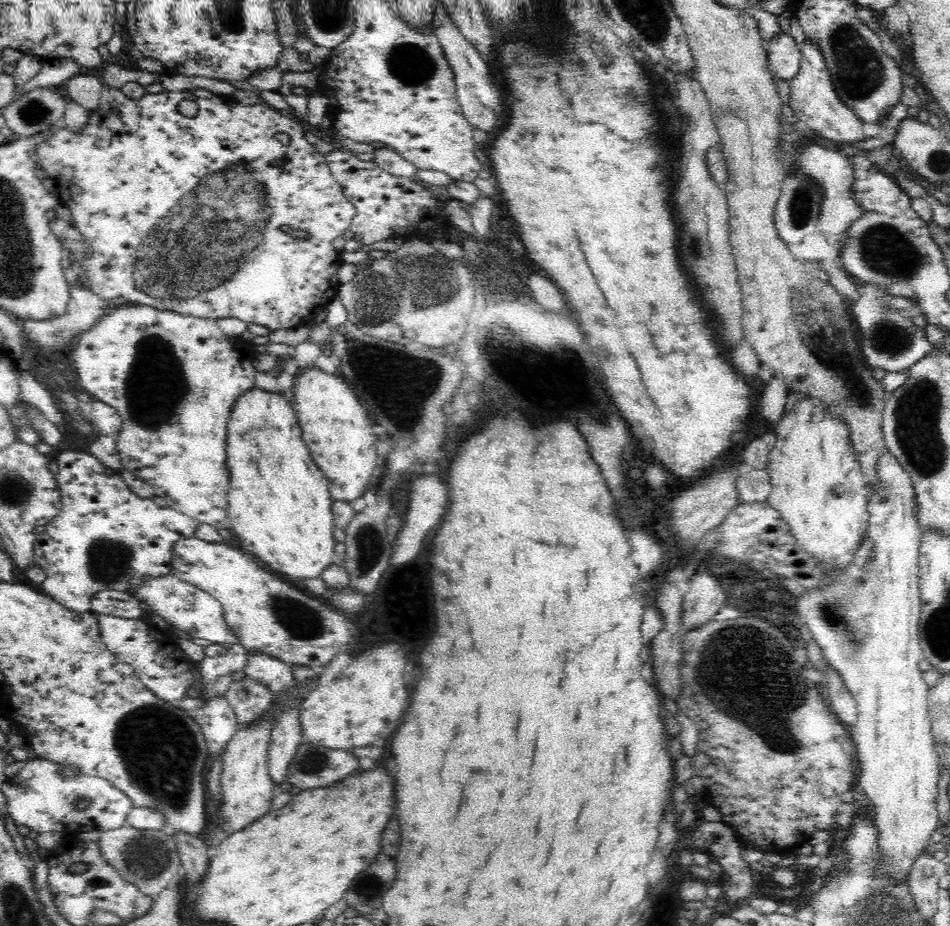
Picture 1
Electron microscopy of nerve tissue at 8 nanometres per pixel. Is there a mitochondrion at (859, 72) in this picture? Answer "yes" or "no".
yes

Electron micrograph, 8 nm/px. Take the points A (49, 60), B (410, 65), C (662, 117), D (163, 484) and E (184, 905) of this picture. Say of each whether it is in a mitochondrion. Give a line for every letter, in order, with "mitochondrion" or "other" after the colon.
A: other
B: mitochondrion
C: other
D: other
E: other

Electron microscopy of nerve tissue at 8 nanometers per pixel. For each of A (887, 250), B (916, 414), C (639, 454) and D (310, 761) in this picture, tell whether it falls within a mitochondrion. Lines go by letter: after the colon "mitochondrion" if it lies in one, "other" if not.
A: mitochondrion
B: mitochondrion
C: other
D: mitochondrion

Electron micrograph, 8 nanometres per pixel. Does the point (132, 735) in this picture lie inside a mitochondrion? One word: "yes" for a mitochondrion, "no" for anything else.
yes

